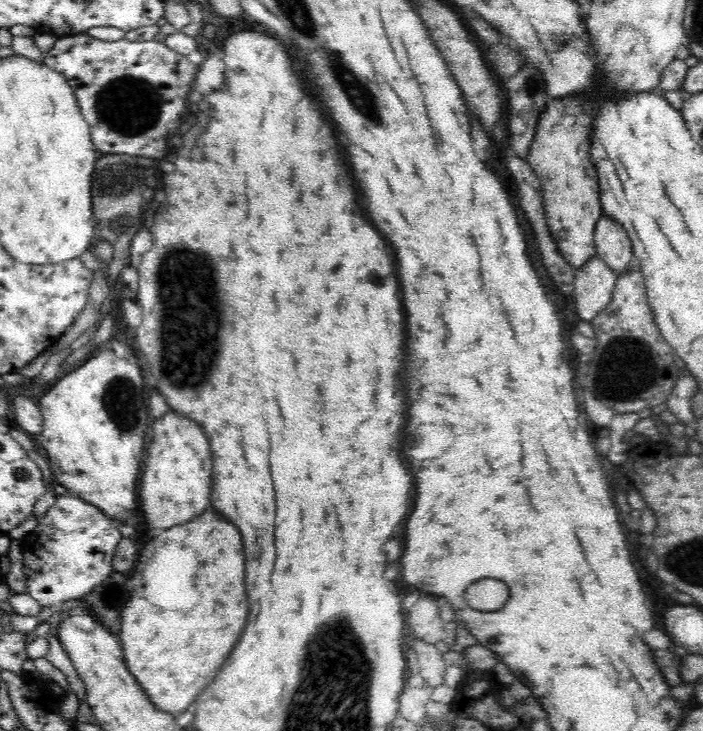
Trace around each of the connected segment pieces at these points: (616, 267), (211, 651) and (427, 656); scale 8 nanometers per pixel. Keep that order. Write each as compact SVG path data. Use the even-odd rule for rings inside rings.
M602 215L594 228L594 245L600 257L618 277L627 274L636 263L633 246L626 229L612 218Z
M212 510L184 526L164 530L164 534L148 542L140 552L138 564L134 572L130 572L136 590L132 592L130 604L122 610L122 628L117 638L122 642L128 670L158 710L174 715L186 712L198 694L212 682L232 652L232 646L238 642L248 618L244 564L246 558L240 532L226 520L220 520L220 514ZM164 538L172 538L170 542L176 546L194 548L198 554L196 586L200 590L200 600L190 610L162 610L142 594L144 586L140 584L144 584L144 580L140 576L144 576L146 564L166 562L166 558L162 560Z
M416 637L410 641L412 648L418 657L420 675L432 688L444 688L444 679L447 666L445 665L443 654L432 643Z

